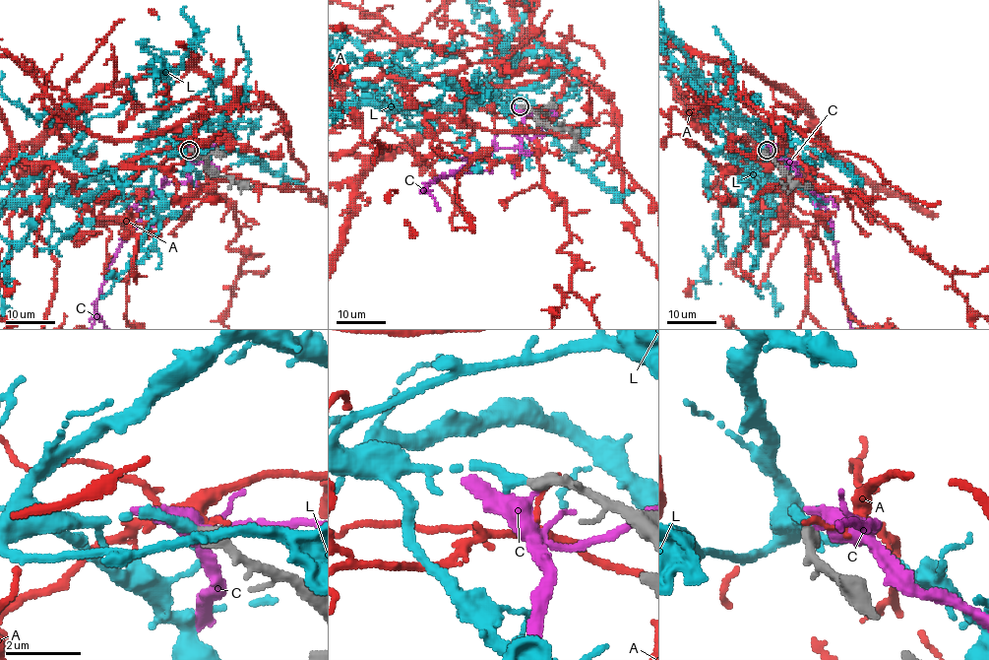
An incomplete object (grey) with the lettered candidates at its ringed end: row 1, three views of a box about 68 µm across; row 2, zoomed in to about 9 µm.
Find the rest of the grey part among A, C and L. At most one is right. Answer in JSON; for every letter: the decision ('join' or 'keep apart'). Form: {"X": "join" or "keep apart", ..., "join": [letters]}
{"A": "keep apart", "C": "keep apart", "L": "join", "join": ["L"]}

